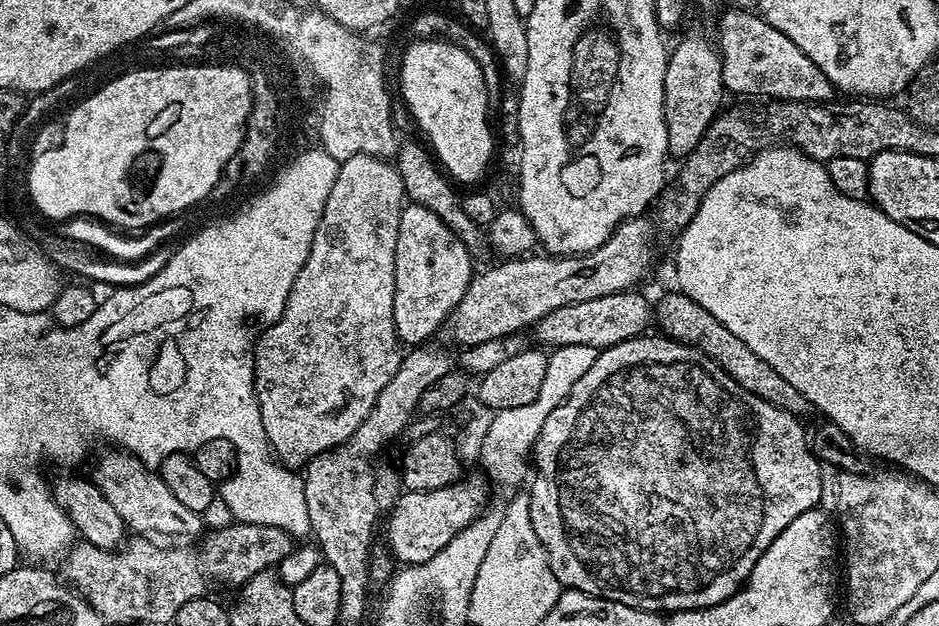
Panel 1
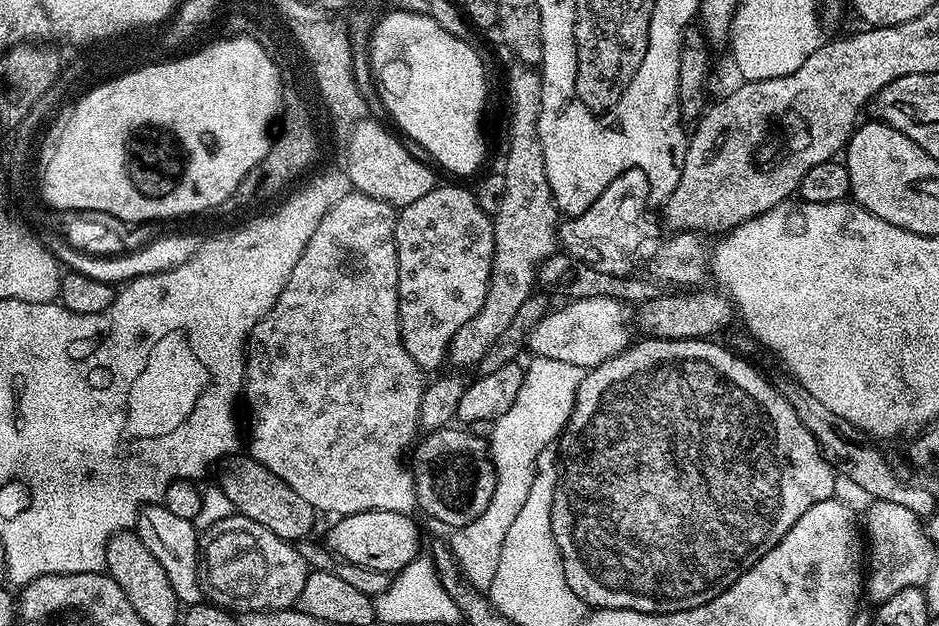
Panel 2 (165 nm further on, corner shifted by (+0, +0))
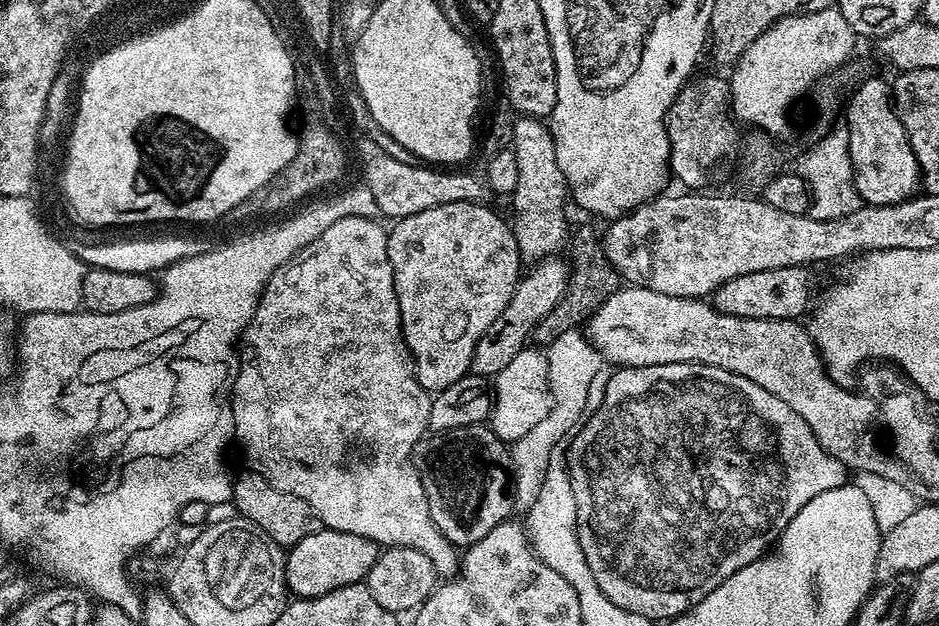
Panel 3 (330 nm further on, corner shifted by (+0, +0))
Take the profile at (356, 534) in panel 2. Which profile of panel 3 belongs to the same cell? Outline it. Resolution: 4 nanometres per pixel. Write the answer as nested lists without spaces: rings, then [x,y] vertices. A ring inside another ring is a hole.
[[[321,526],[314,534],[287,549],[284,569],[288,591],[293,597],[305,600],[330,594],[330,590],[338,590],[342,586],[367,581],[380,554],[378,545],[370,538],[362,538],[362,534],[346,534],[342,530]]]

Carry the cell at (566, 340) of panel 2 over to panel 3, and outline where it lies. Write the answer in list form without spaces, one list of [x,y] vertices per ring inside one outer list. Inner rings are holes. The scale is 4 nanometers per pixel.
[[[622,286],[592,315],[586,325],[586,335],[592,345],[600,351],[601,357],[609,365],[622,368],[638,366],[666,366],[670,362],[686,362],[687,364],[705,364],[718,366],[722,370],[730,370],[734,374],[742,374],[742,378],[750,378],[762,390],[770,390],[774,398],[782,398],[810,426],[810,430],[818,438],[818,442],[835,460],[842,462],[845,469],[853,473],[866,471],[888,478],[893,482],[906,484],[905,467],[891,451],[860,450],[864,446],[864,431],[867,430],[876,407],[859,391],[851,392],[851,387],[839,384],[830,376],[824,367],[820,351],[816,349],[816,341],[807,327],[795,320],[759,320],[758,318],[738,318],[734,314],[722,314],[711,303],[690,296],[671,296],[658,294],[658,290]]]

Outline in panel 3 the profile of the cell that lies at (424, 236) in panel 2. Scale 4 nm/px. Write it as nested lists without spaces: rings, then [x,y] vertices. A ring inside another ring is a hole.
[[[467,200],[430,206],[430,210],[399,217],[388,232],[388,253],[402,334],[416,364],[418,382],[430,394],[446,390],[446,386],[454,386],[454,382],[469,375],[478,340],[505,310],[522,275],[520,251],[511,223],[486,205]]]

